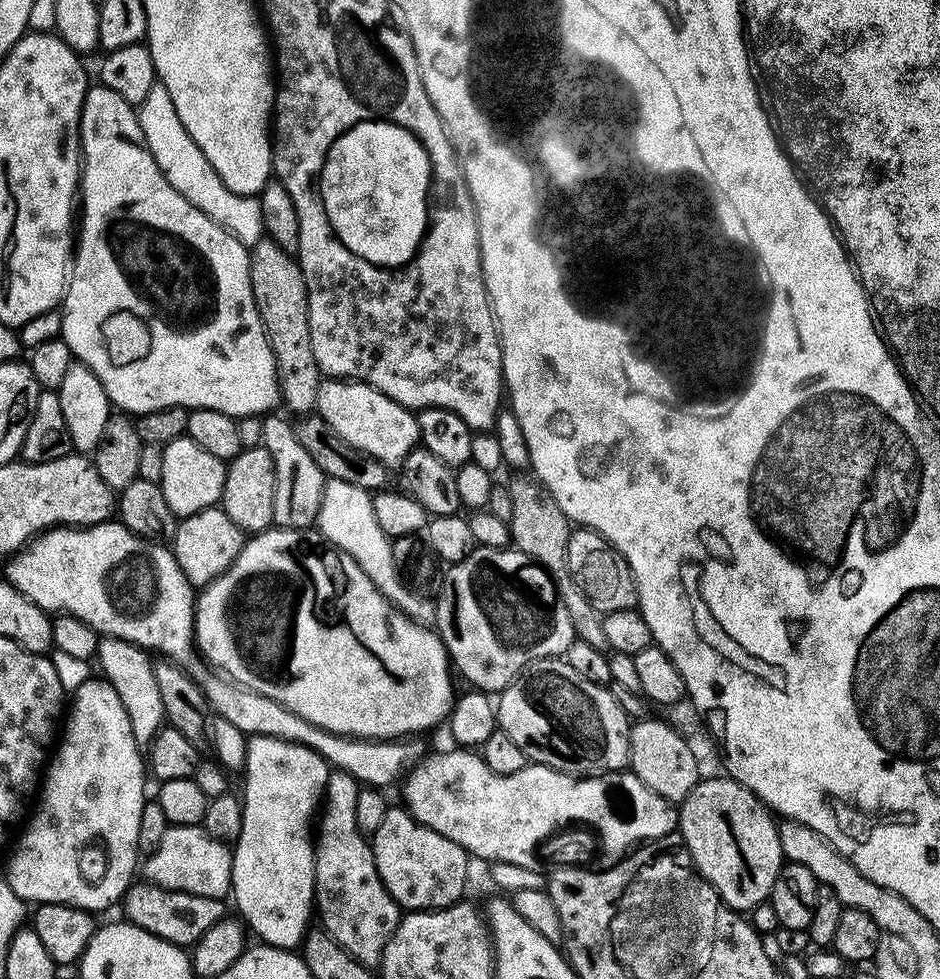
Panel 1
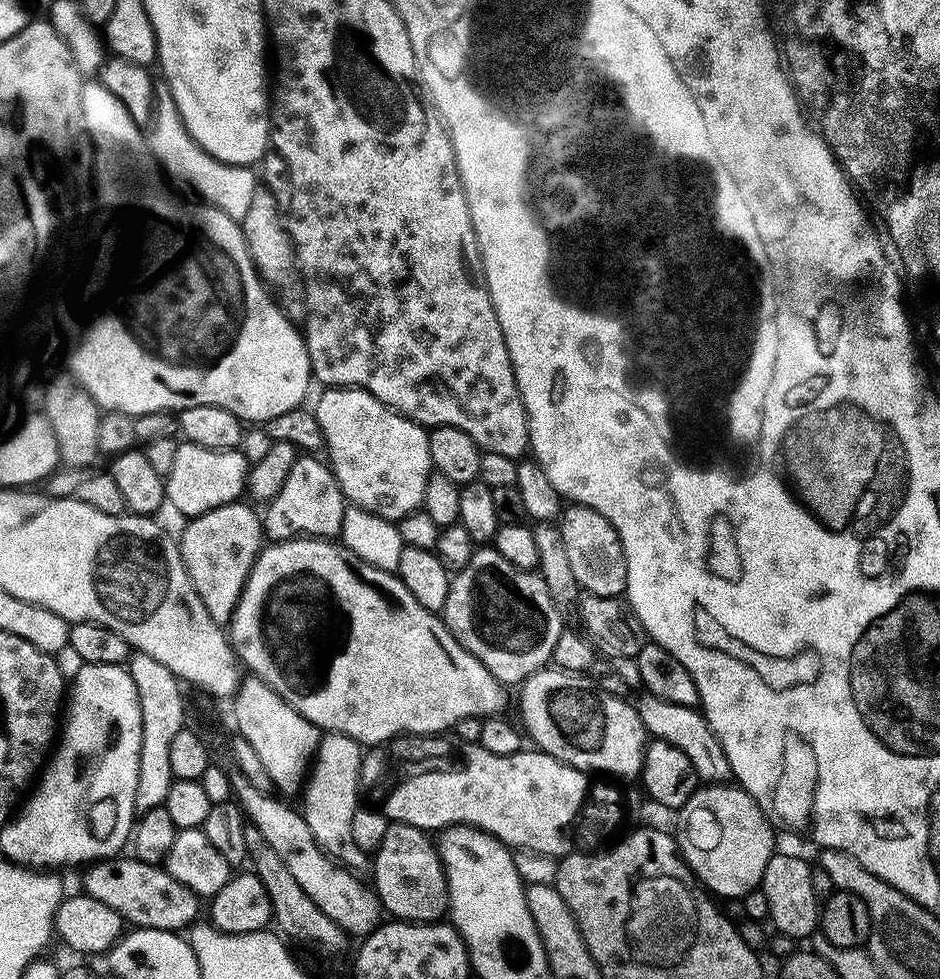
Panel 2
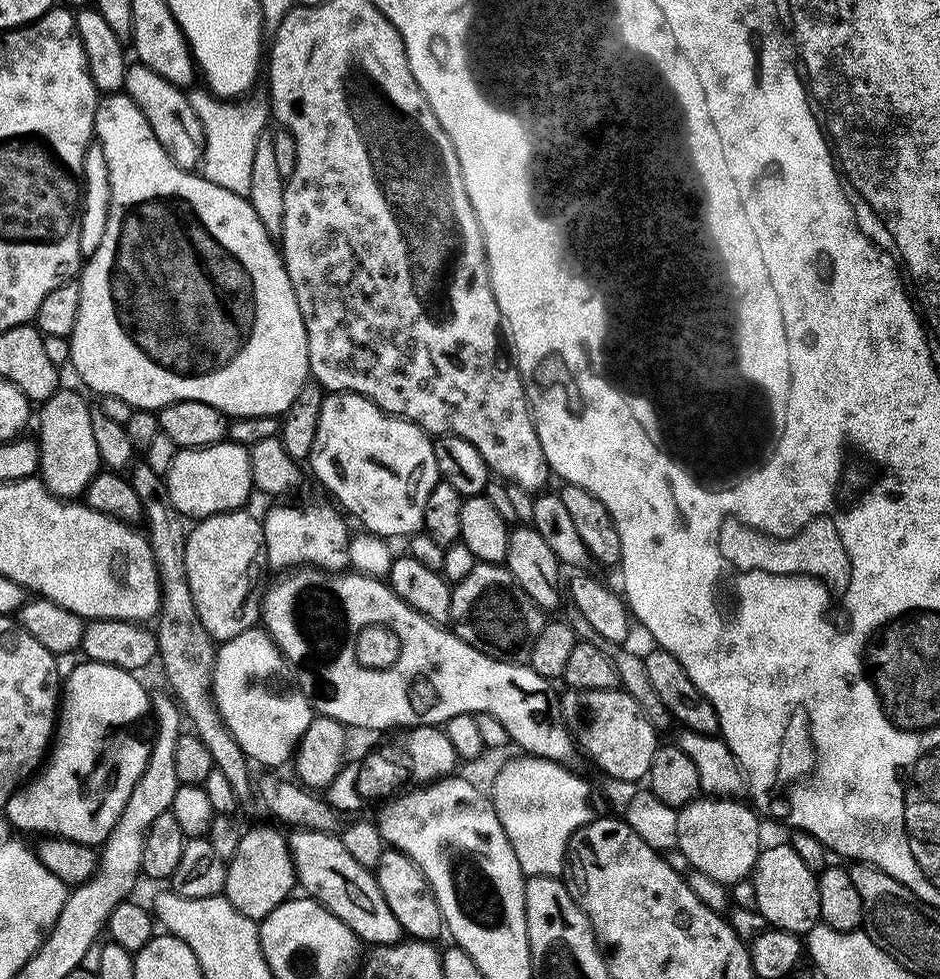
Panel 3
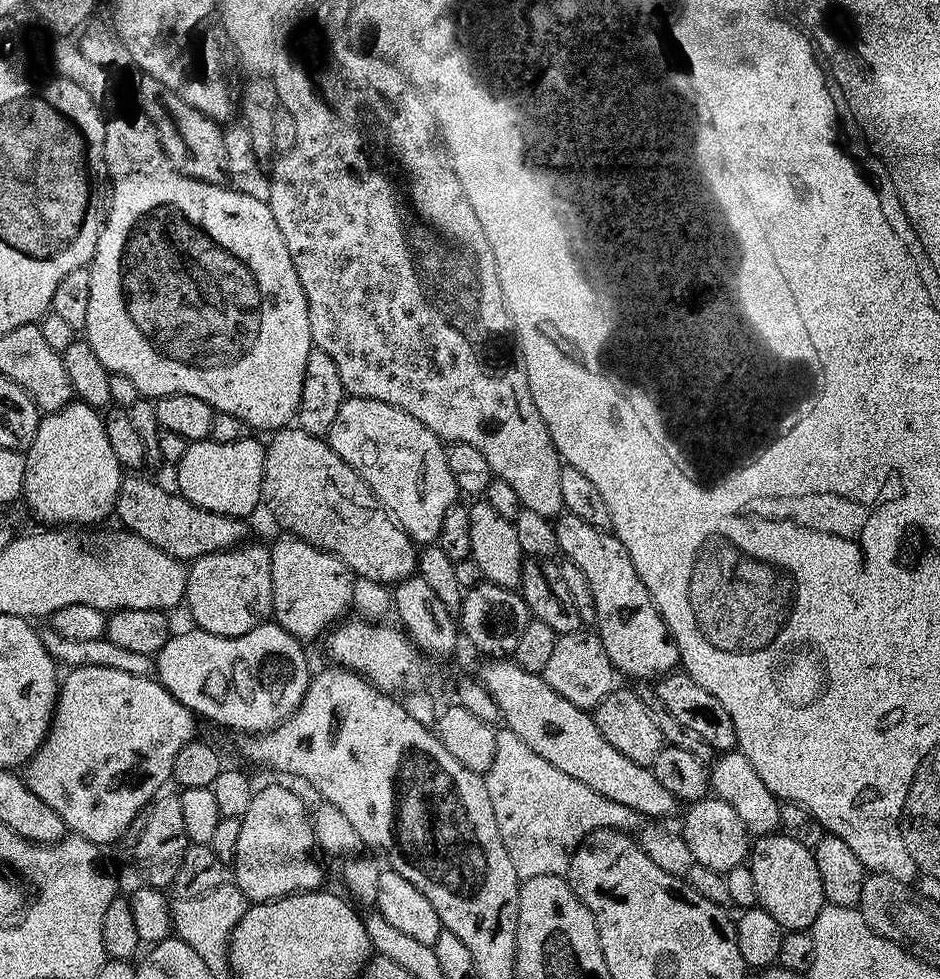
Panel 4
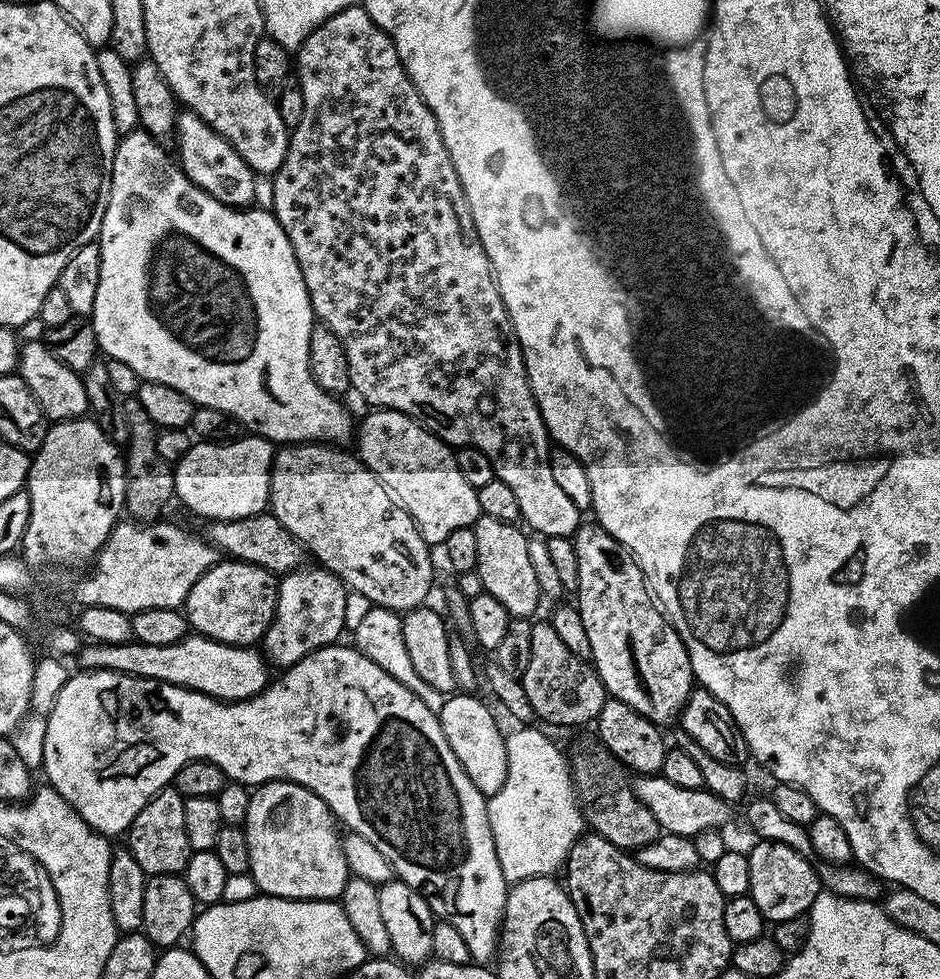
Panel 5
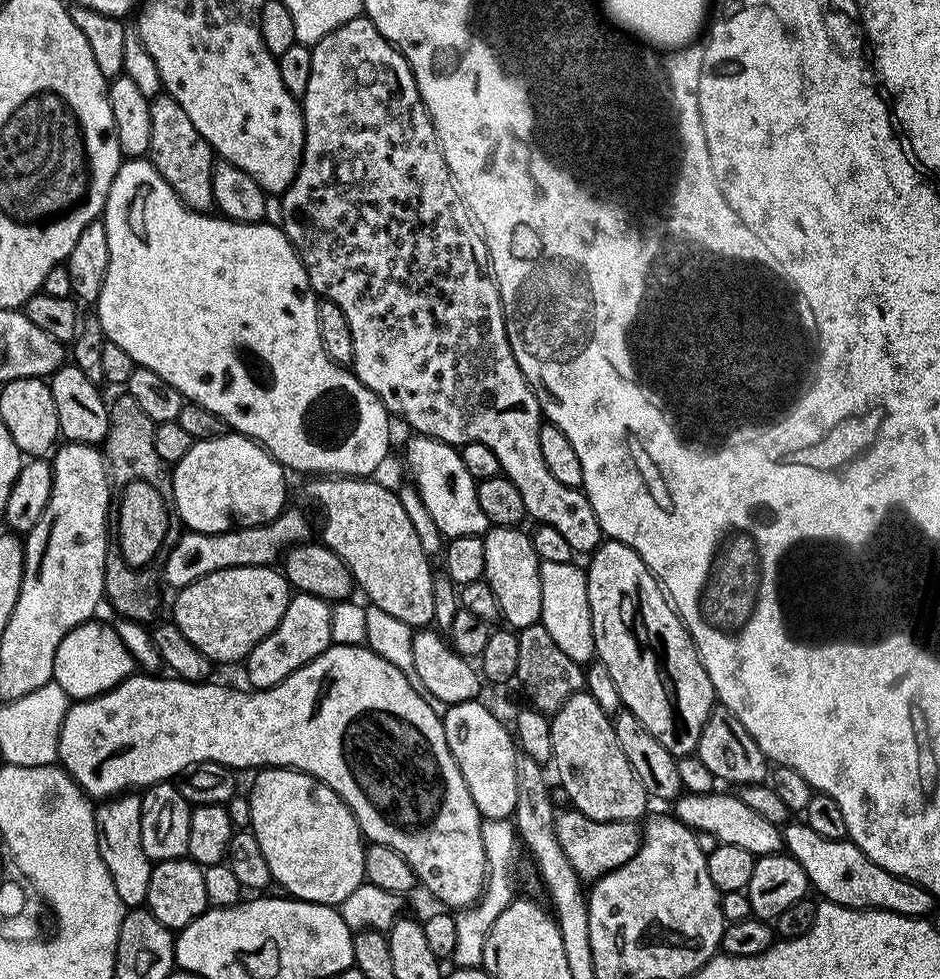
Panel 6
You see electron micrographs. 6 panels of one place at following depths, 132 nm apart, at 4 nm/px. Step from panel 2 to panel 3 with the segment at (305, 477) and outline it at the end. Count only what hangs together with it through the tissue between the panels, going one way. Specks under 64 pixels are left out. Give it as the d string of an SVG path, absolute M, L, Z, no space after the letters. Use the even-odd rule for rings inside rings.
M288 502L277 503L280 504L277 508L262 516L269 569L295 570L307 566L329 572L345 571L349 567L350 542L354 539L353 533L348 533L349 521L345 513L332 502L300 504L297 508L284 503Z

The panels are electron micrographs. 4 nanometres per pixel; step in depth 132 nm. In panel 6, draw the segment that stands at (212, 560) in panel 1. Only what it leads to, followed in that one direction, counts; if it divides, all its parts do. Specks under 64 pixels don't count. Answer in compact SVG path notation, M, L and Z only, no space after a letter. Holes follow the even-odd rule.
M242 566L230 570L218 570L214 574L206 574L194 582L190 582L190 586L179 589L175 593L176 601L172 604L170 620L171 623L178 626L178 630L182 630L182 634L186 634L186 638L190 638L190 642L194 642L194 646L198 646L198 650L202 650L202 654L206 654L208 660L215 662L217 665L232 664L235 660L244 662L247 661L250 650L254 650L254 646L258 646L258 642L262 642L262 638L266 638L266 634L270 634L270 630L274 630L274 626L278 626L278 622L282 622L282 614L286 614L286 606L292 601L293 595L293 589L289 588L288 579L284 577L283 571L272 566Z

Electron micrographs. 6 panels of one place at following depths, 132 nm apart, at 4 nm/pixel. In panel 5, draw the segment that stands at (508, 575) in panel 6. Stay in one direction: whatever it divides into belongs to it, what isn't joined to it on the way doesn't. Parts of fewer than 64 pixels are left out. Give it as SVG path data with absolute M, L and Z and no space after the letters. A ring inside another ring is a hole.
M481 516L474 525L478 538L478 562L476 573L482 578L482 586L514 618L532 618L537 615L536 607L542 601L542 593L538 586L538 578L530 566L530 550L528 536L523 527L516 524L498 522L498 518Z

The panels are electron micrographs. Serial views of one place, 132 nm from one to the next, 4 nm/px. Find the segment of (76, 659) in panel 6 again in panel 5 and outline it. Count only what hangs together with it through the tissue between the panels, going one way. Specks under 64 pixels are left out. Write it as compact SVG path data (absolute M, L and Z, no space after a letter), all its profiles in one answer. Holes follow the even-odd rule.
M189 634L170 646L85 643L78 653L79 667L97 672L121 672L147 680L166 682L206 694L215 700L245 700L258 694L270 683L270 665L255 647L223 644L199 634Z

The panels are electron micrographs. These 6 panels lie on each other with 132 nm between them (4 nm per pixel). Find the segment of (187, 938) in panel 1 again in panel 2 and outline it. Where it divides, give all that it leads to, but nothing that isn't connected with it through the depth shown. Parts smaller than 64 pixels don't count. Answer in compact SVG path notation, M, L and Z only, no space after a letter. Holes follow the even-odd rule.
M109 858L92 862L83 869L83 895L98 898L98 902L110 906L110 910L124 919L125 925L137 928L153 928L179 933L197 923L201 897L190 886L182 886L168 869L158 864L147 864L135 858Z

